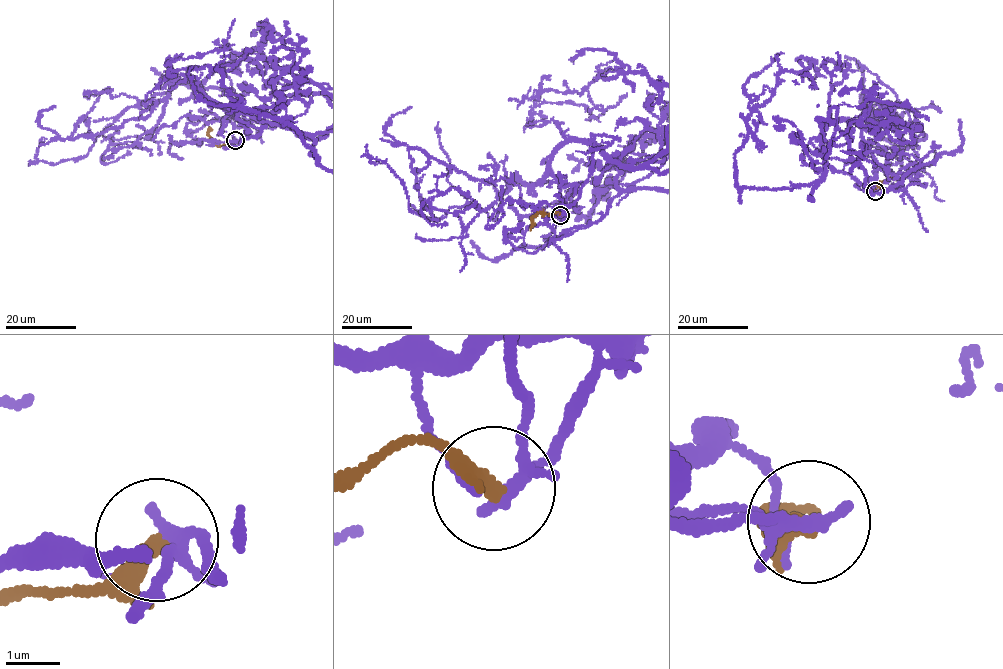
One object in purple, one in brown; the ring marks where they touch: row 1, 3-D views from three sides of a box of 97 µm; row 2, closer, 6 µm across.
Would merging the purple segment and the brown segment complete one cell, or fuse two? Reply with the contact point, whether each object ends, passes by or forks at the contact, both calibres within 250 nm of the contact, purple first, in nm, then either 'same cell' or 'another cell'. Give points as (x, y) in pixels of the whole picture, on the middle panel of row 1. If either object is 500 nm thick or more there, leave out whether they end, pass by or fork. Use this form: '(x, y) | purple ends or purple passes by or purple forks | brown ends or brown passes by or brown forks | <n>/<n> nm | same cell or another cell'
(560, 215) | purple forks | brown ends | 180/320 nm | another cell

